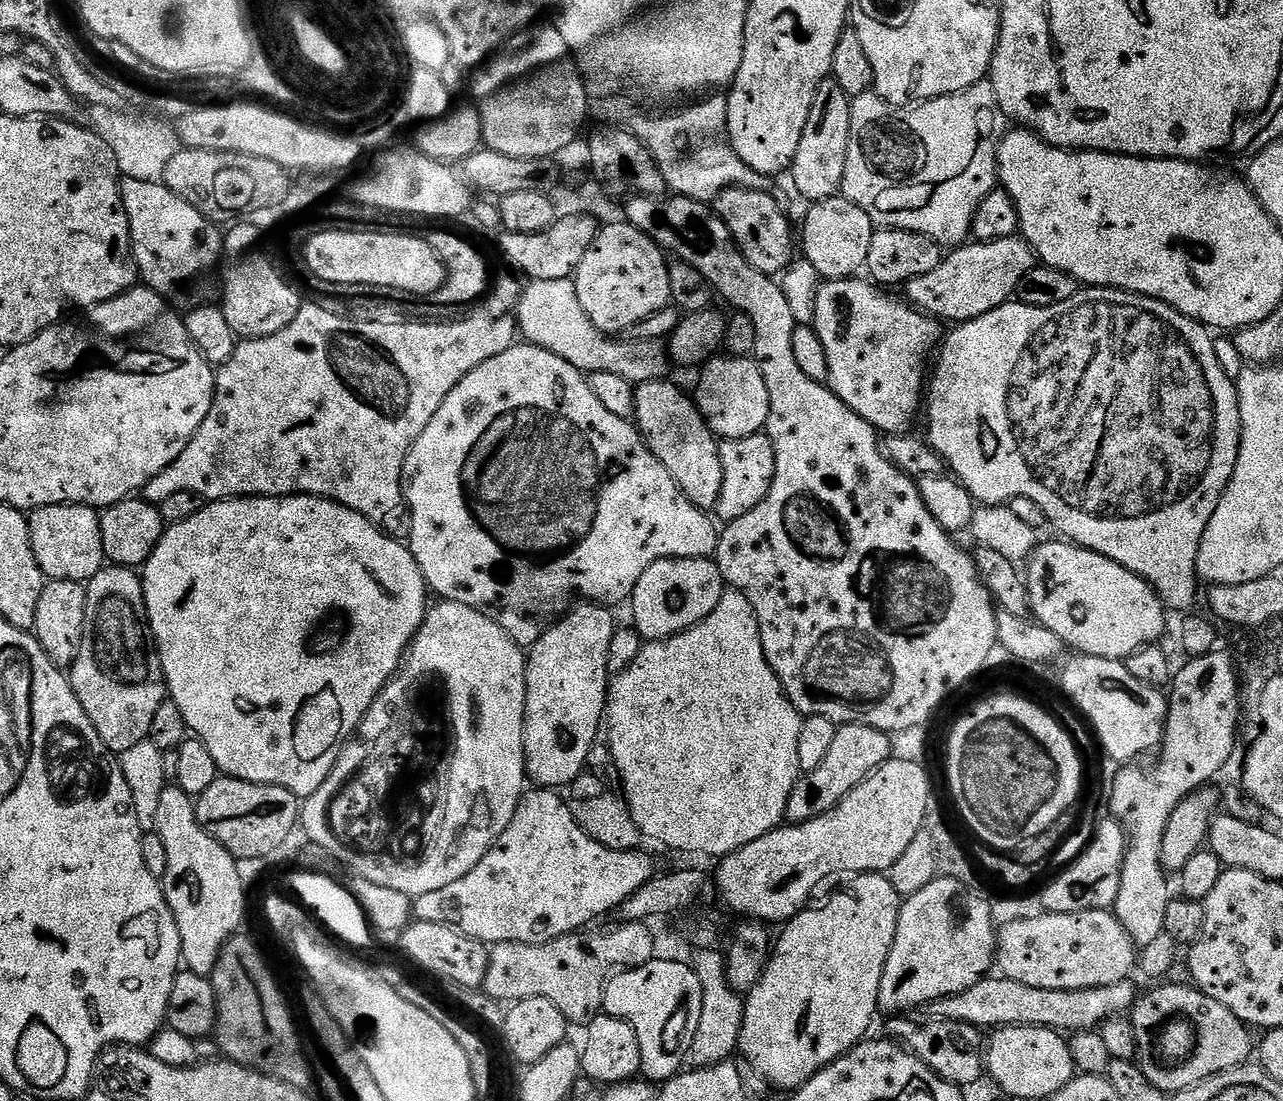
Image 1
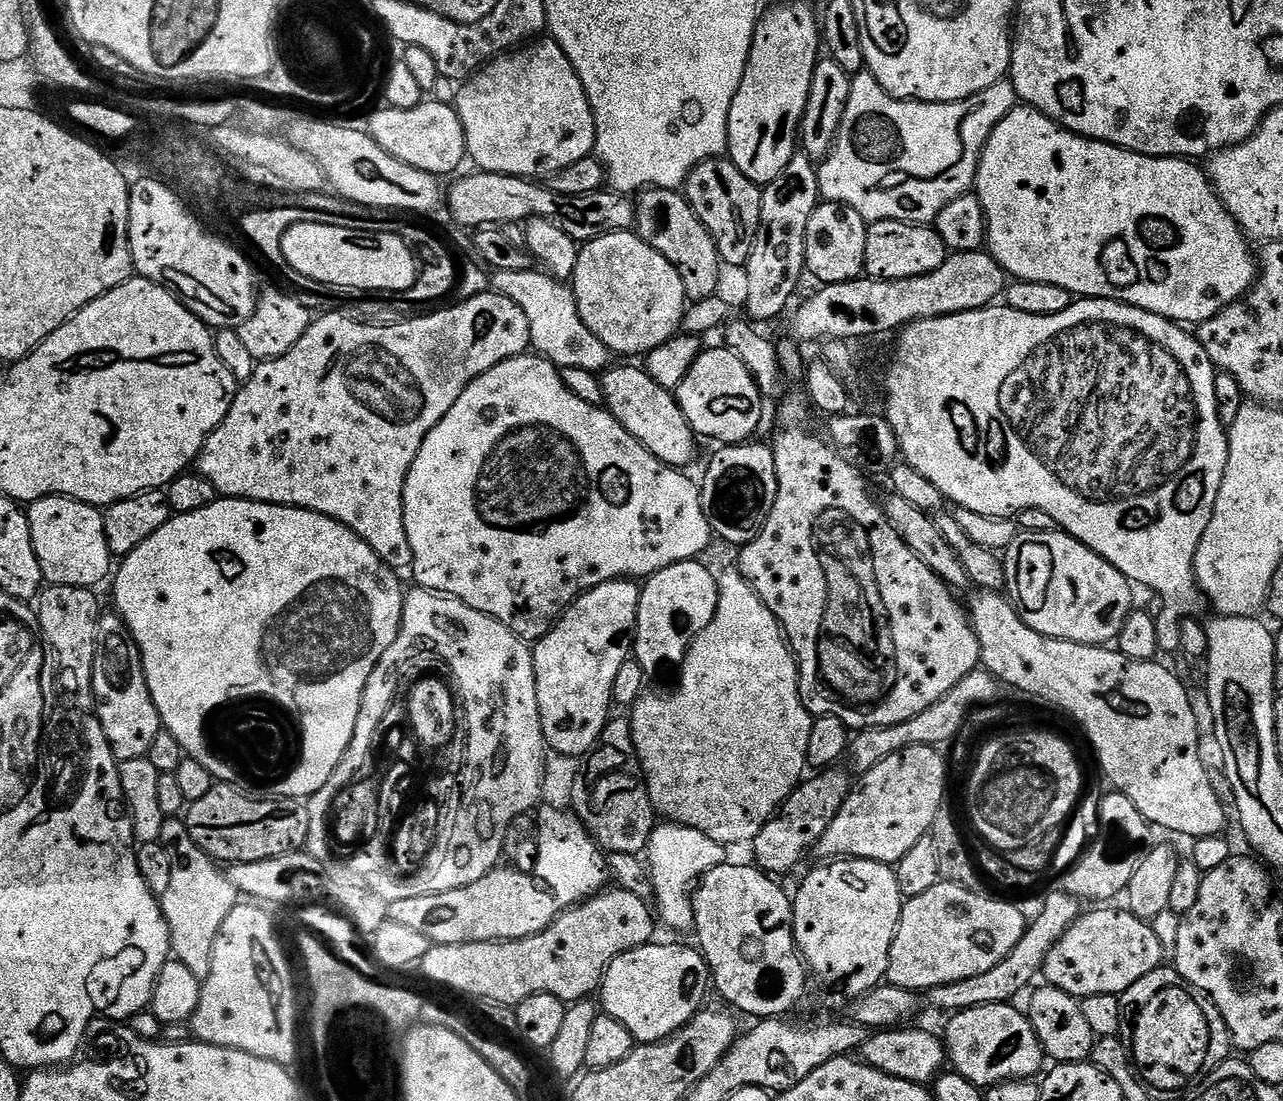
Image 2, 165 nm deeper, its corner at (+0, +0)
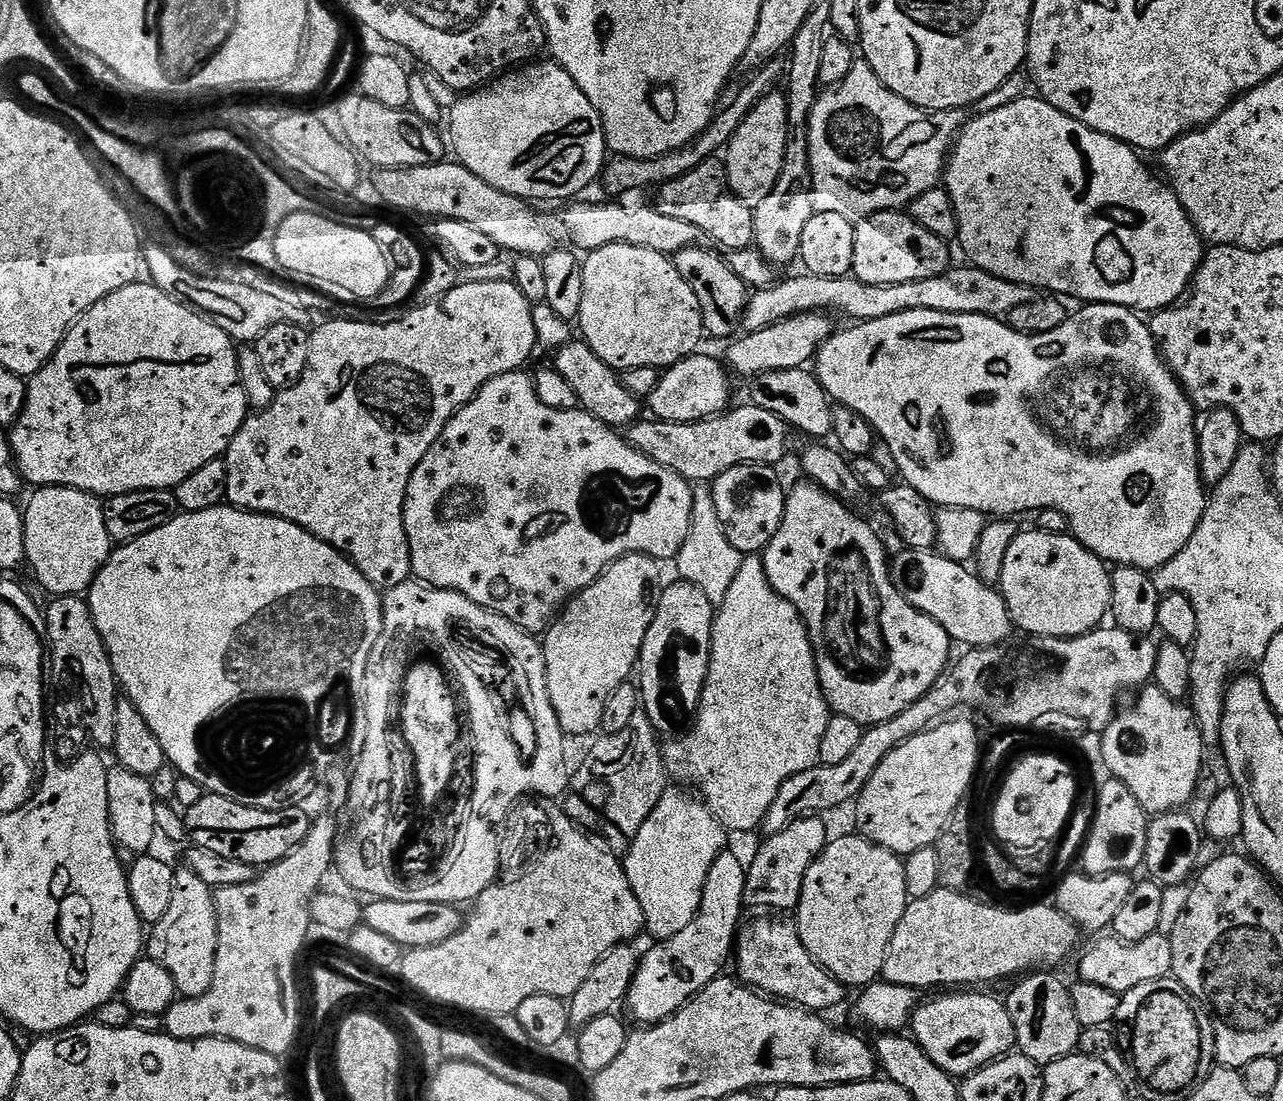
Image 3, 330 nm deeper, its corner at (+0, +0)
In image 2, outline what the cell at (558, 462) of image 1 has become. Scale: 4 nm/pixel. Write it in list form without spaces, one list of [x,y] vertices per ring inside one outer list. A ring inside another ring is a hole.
[[[525,354],[523,356],[515,356],[509,360],[503,360],[502,362],[498,362],[498,366],[486,370],[486,374],[474,378],[474,382],[470,382],[470,386],[466,386],[466,390],[462,390],[458,402],[454,402],[454,406],[450,406],[450,410],[442,418],[442,422],[438,422],[438,426],[434,426],[434,430],[430,430],[430,434],[426,434],[426,438],[422,442],[422,450],[418,450],[418,458],[414,458],[414,462],[410,466],[410,474],[406,474],[406,486],[404,487],[404,521],[406,522],[406,538],[410,538],[410,550],[412,551],[410,575],[416,579],[415,583],[419,585],[419,587],[428,588],[432,592],[438,592],[445,596],[453,596],[456,600],[466,602],[466,606],[474,606],[474,610],[478,610],[482,614],[486,614],[490,618],[502,622],[502,626],[509,628],[519,640],[525,642],[541,640],[542,637],[552,629],[552,625],[560,619],[560,615],[564,613],[565,608],[567,608],[569,604],[573,604],[584,592],[602,586],[608,580],[647,578],[666,566],[674,566],[678,562],[686,562],[687,560],[695,560],[703,557],[702,554],[707,550],[708,543],[714,540],[714,533],[710,522],[706,518],[706,514],[702,510],[700,484],[697,483],[697,481],[692,481],[691,478],[687,476],[688,474],[687,471],[671,468],[668,464],[662,463],[657,456],[650,454],[650,450],[646,450],[646,446],[639,444],[638,441],[613,418],[608,412],[607,407],[599,408],[598,406],[590,406],[590,402],[582,402],[582,398],[578,398],[578,394],[574,394],[574,390],[570,390],[570,386],[566,386],[561,369],[557,368],[552,361],[545,360],[544,357],[539,354]]]

